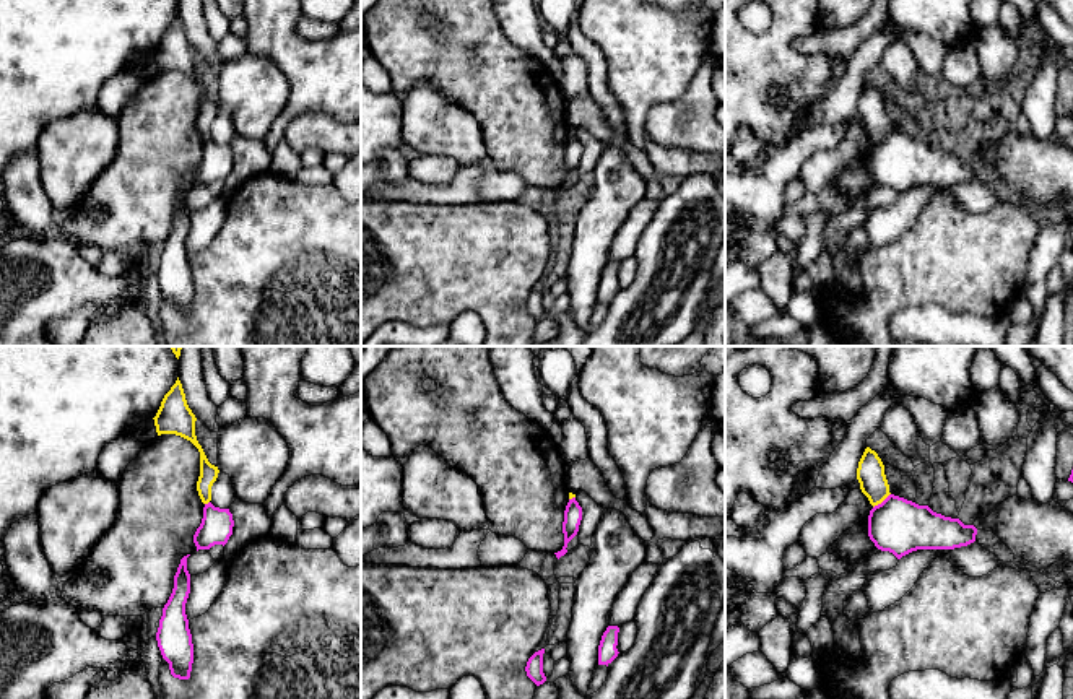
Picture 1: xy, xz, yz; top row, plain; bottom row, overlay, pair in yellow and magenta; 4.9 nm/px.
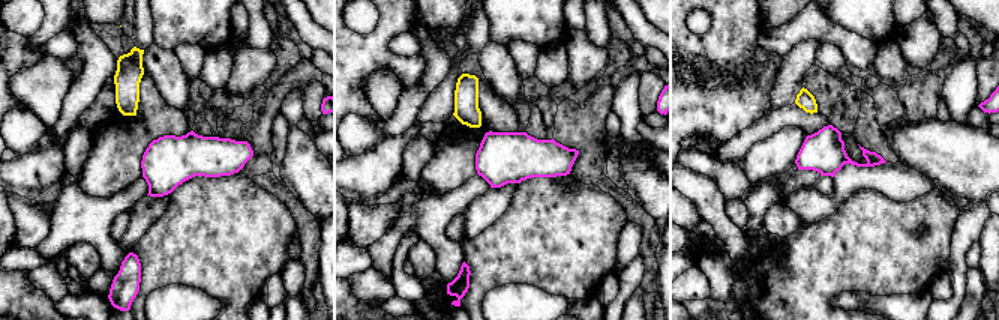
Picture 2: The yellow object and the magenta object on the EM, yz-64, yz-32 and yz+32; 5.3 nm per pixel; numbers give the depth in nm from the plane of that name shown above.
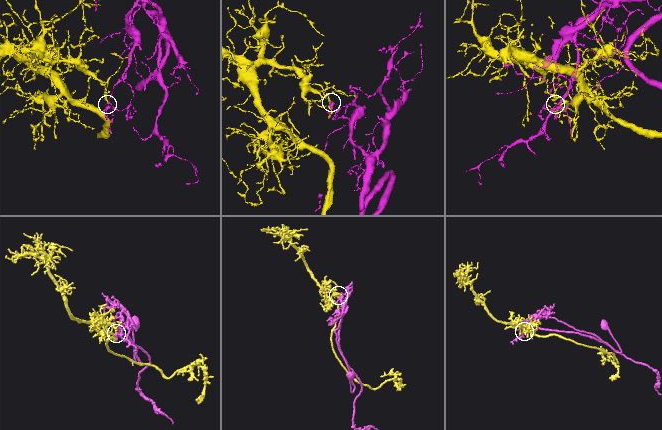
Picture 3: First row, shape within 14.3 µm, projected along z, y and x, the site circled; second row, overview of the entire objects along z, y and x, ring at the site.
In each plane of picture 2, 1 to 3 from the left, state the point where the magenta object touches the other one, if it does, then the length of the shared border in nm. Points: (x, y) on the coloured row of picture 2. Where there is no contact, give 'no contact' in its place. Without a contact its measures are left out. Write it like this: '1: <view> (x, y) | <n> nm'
1: no contact
2: no contact
3: no contact

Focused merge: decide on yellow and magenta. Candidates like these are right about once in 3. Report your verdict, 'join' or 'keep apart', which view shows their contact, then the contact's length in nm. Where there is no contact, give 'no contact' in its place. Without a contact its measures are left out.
keep apart | yz | 120 nm

